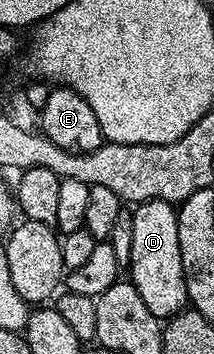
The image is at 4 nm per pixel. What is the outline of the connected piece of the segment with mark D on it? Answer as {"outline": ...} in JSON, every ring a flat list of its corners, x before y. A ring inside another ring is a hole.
{"outline":[[153,198,133,210,127,274,139,296,143,296,143,304,147,304,147,309,157,318,168,320,186,309,189,297,183,276,183,256,179,256,179,228,174,203]]}

